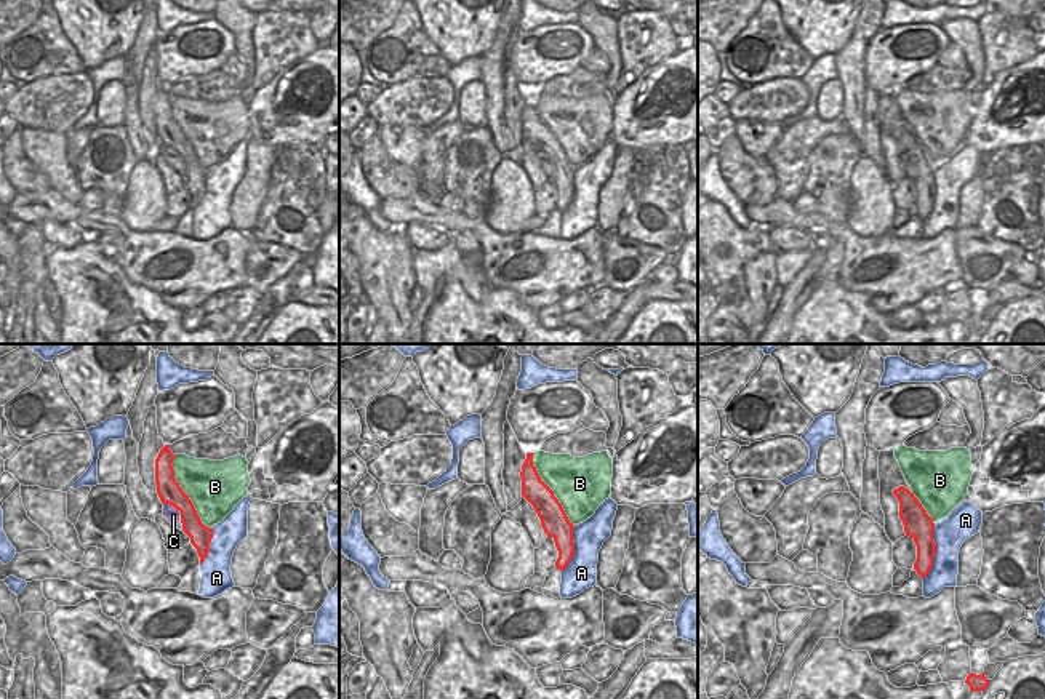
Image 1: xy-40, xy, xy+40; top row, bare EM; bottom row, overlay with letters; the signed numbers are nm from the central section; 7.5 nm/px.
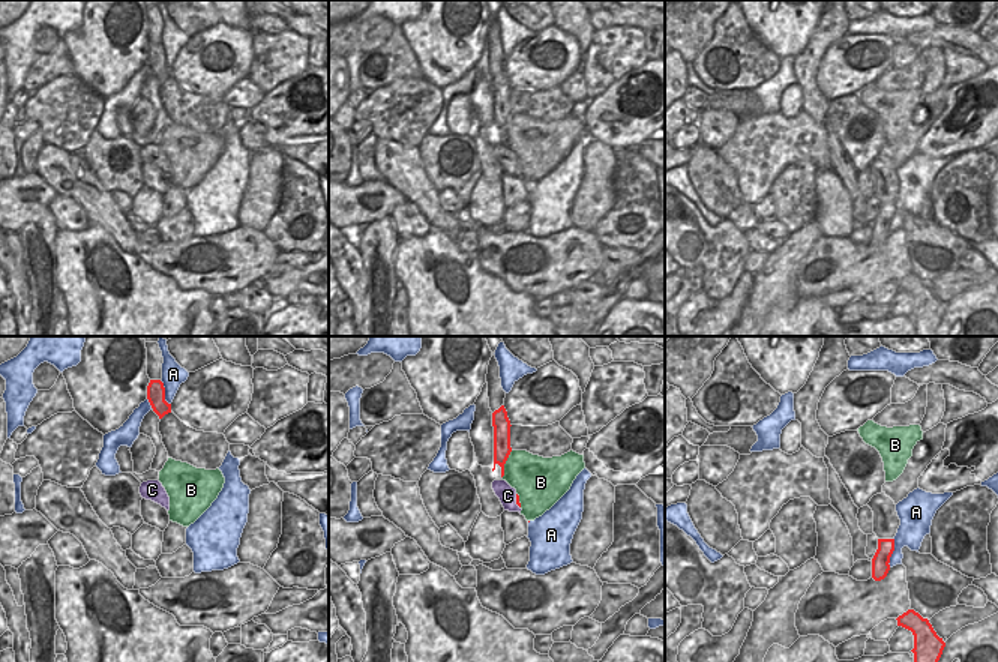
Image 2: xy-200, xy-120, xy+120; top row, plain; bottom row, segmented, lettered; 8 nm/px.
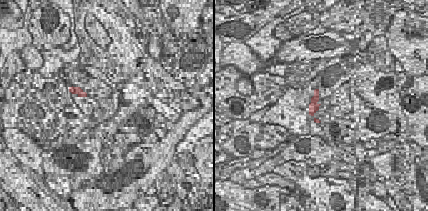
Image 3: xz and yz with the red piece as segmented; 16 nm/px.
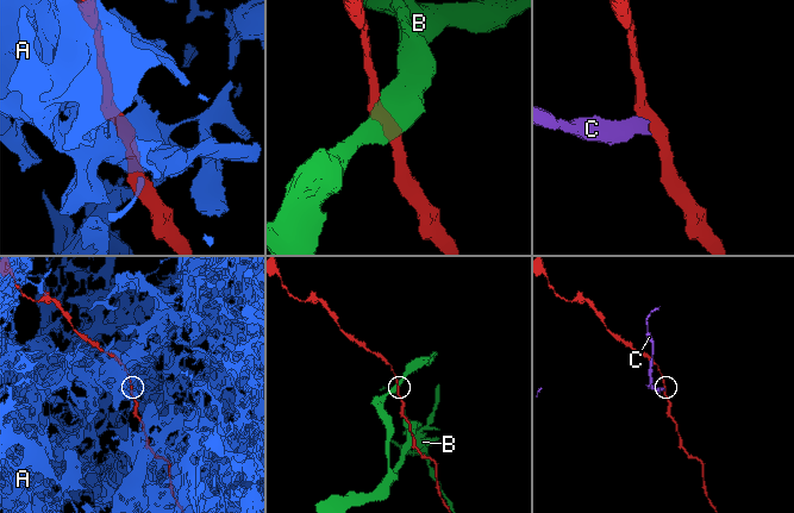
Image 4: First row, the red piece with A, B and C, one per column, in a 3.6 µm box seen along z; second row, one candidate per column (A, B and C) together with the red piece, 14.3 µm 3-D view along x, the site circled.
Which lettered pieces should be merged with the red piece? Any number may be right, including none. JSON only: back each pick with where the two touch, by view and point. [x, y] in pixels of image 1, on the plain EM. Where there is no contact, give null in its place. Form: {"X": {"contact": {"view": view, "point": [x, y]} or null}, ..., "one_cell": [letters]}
{"one_cell": []}

